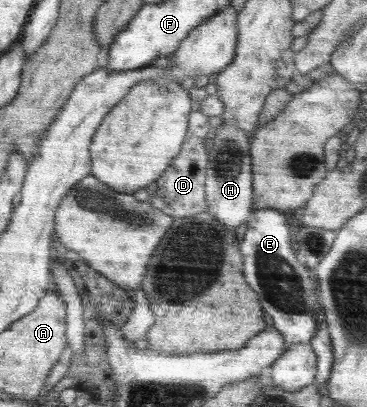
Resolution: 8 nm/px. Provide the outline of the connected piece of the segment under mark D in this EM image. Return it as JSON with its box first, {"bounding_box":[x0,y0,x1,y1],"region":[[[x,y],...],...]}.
{"bounding_box":[146,109,210,218],"region":[[[196,109],[190,117],[190,131],[181,154],[172,162],[166,173],[146,188],[150,202],[167,215],[176,218],[195,217],[205,213],[209,208],[207,200],[208,174],[206,173],[206,137],[210,133],[208,117]]]}

